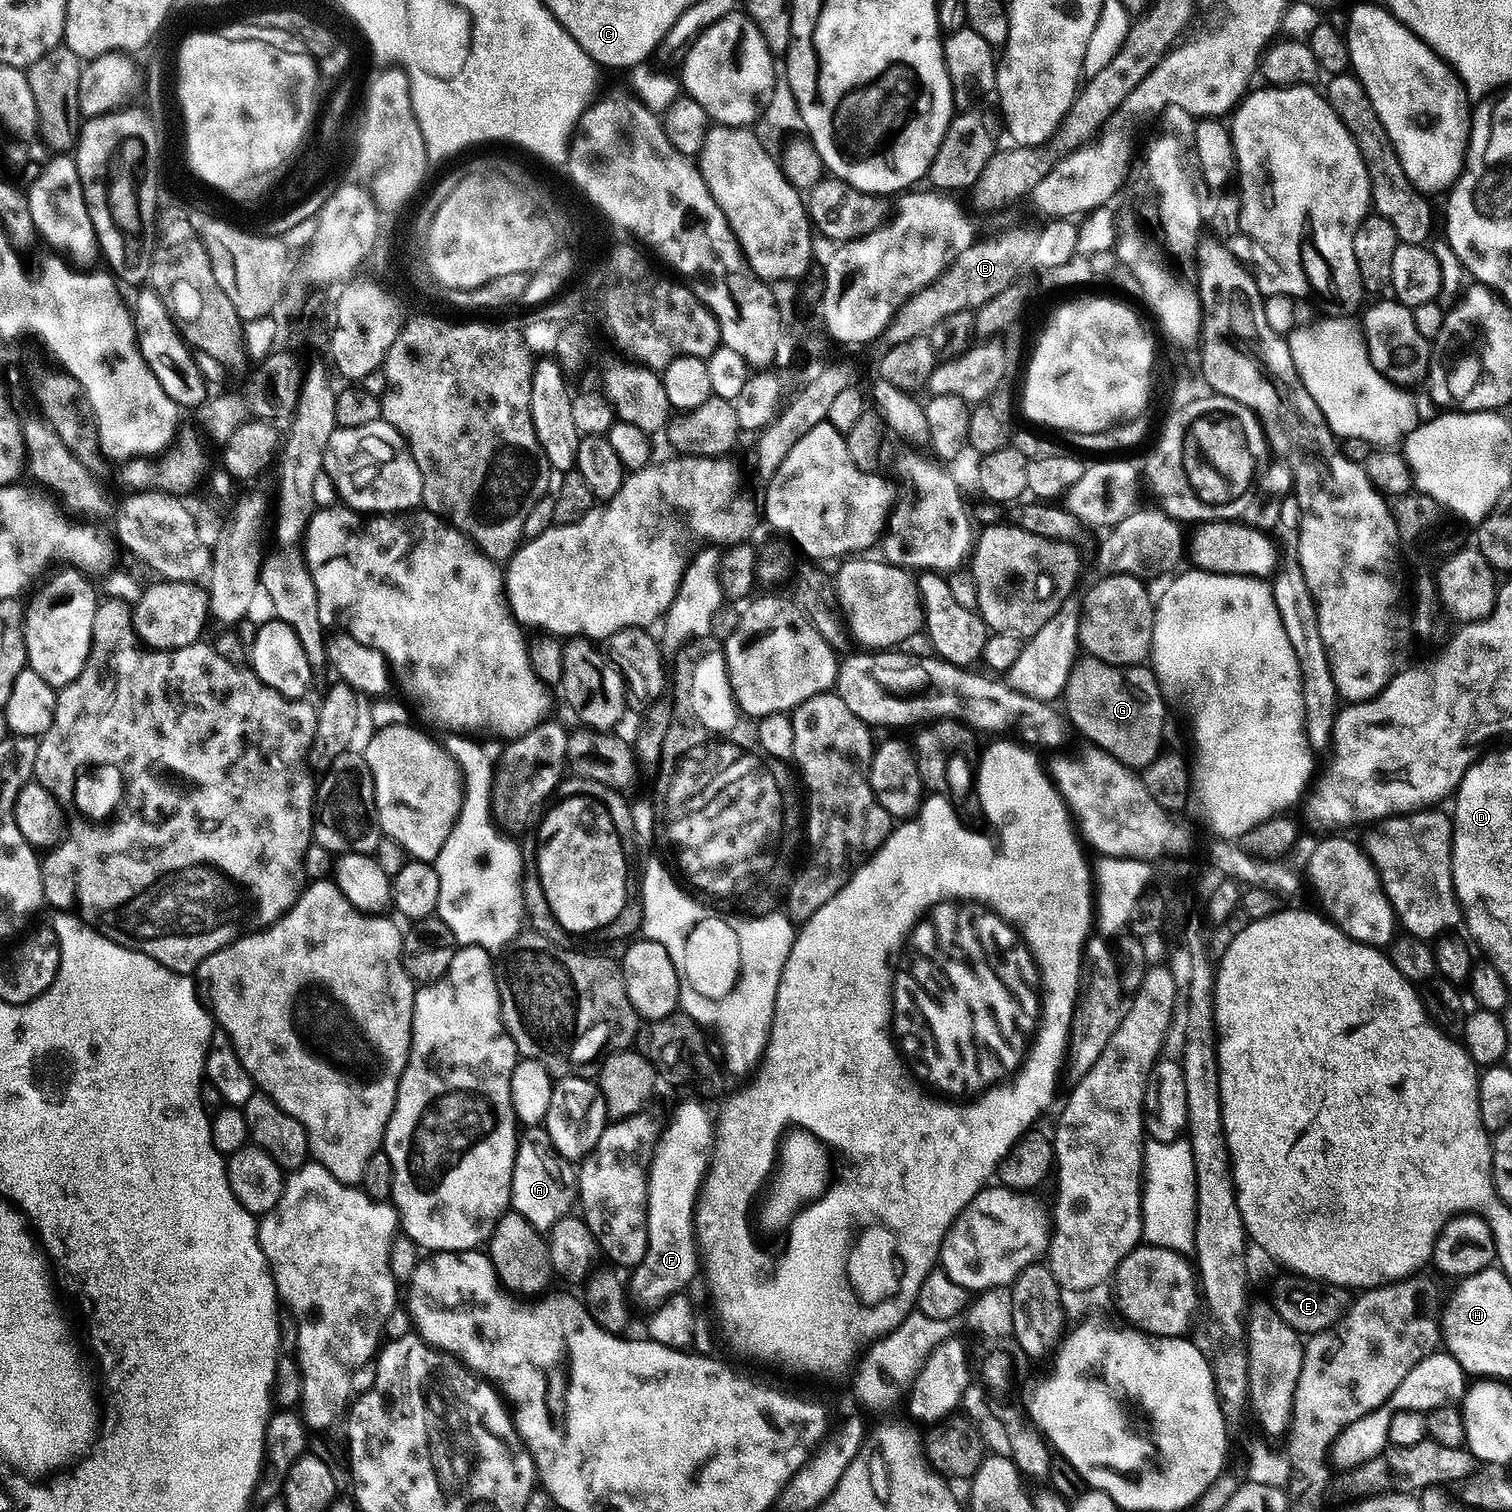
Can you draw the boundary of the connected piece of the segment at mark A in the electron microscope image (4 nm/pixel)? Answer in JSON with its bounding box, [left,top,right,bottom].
[511,1126,578,1234]

